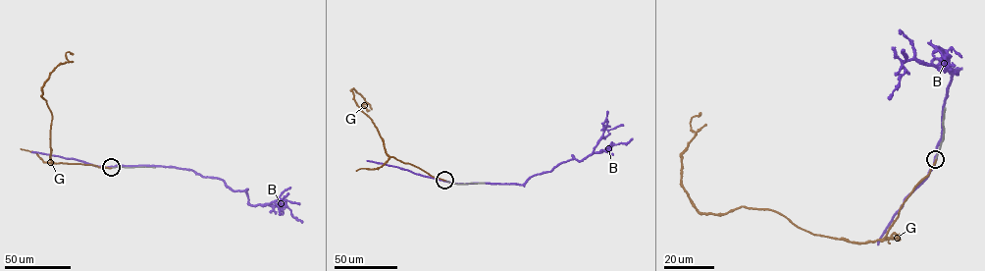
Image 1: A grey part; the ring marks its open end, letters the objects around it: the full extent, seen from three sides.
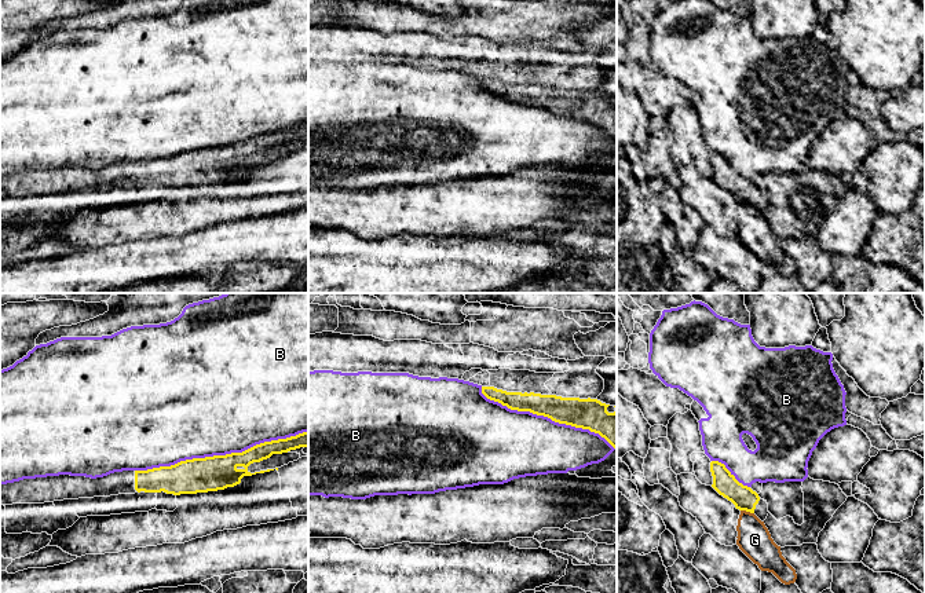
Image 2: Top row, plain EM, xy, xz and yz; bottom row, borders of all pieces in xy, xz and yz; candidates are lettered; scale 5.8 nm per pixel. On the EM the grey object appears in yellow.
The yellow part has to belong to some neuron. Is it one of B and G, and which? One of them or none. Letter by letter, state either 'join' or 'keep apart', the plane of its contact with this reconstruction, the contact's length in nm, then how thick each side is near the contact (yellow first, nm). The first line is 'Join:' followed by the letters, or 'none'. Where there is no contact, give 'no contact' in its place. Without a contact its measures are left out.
Join: none
B: keep apart; meets yellow in xy; contact 1050 nm long; 200 nm thick on the yellow side, 500 nm on the other
G: keep apart; meets yellow in yz; contact 80 nm long; 140 nm thick on the yellow side, 190 nm on the other

